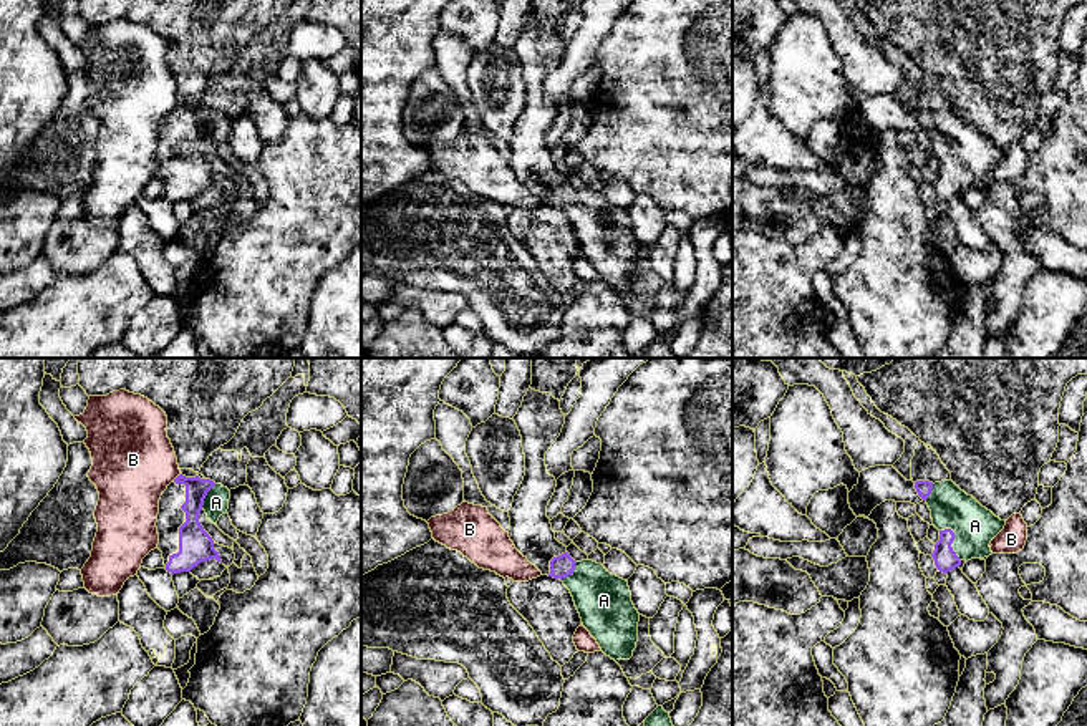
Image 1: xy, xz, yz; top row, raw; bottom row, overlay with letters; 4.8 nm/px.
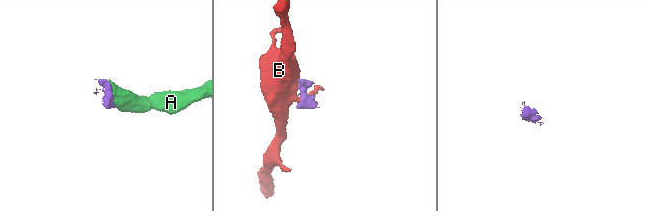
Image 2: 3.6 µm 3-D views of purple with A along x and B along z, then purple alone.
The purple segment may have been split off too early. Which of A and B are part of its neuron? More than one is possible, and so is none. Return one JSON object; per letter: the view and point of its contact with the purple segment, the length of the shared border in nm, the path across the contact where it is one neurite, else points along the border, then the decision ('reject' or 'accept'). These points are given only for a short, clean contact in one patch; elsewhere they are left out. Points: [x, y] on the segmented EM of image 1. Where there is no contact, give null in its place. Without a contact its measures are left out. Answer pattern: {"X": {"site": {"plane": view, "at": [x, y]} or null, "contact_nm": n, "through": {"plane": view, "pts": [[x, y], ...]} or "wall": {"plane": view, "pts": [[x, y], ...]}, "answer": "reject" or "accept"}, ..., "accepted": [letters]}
{"A": {"site": {"plane": "yz", "at": [953, 539]}, "contact_nm": 190, "through": {"plane": "yz", "pts": [[945, 557], [953, 539], [975, 526]]}, "answer": "accept"}, "B": {"site": {"plane": "xy", "at": [176, 478]}, "contact_nm": 60, "answer": "reject"}, "accepted": ["A"]}

